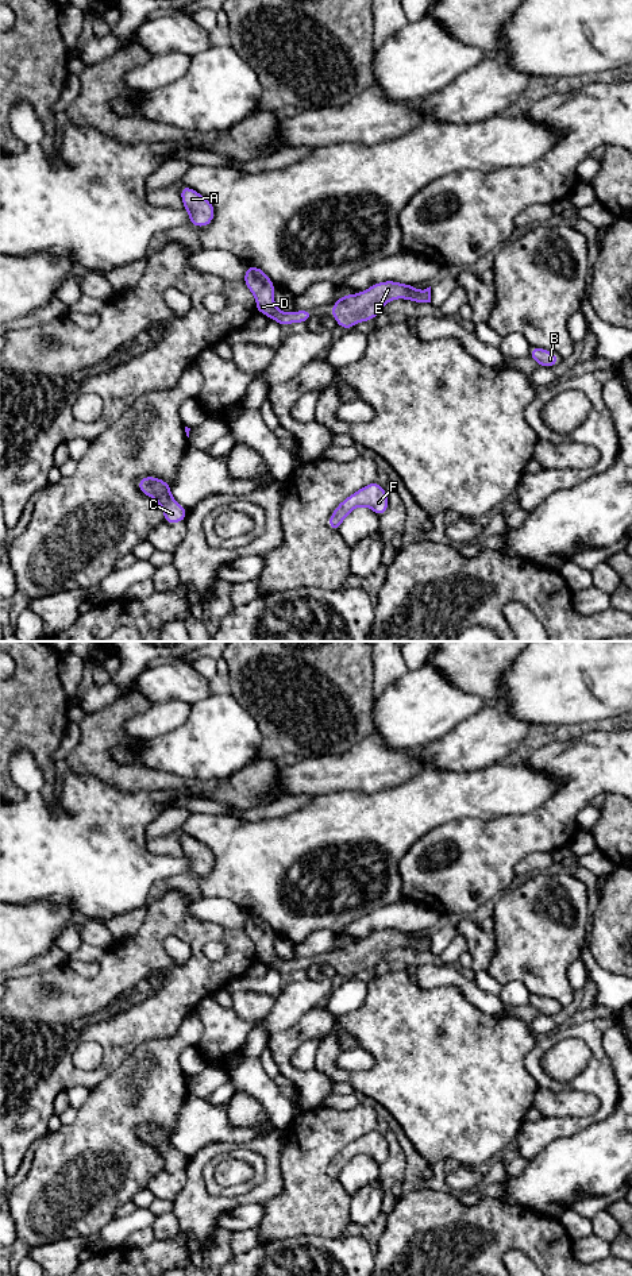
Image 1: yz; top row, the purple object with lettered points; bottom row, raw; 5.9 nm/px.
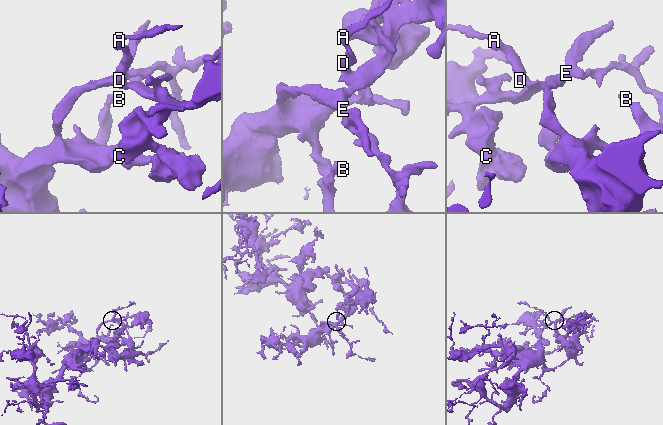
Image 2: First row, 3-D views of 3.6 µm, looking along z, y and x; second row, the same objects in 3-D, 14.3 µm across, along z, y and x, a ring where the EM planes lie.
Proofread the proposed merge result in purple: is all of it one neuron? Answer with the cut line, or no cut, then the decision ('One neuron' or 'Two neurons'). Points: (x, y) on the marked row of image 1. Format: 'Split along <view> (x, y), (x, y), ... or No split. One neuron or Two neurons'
No split. One neuron

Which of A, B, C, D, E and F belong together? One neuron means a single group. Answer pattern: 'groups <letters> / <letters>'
groups A B C D E F

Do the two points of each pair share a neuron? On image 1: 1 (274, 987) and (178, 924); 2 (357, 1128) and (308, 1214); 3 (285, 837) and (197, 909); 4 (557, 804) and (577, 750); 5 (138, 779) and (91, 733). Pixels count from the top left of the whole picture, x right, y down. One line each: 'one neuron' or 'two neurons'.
1: two neurons
2: one neuron
3: two neurons
4: one neuron
5: one neuron

